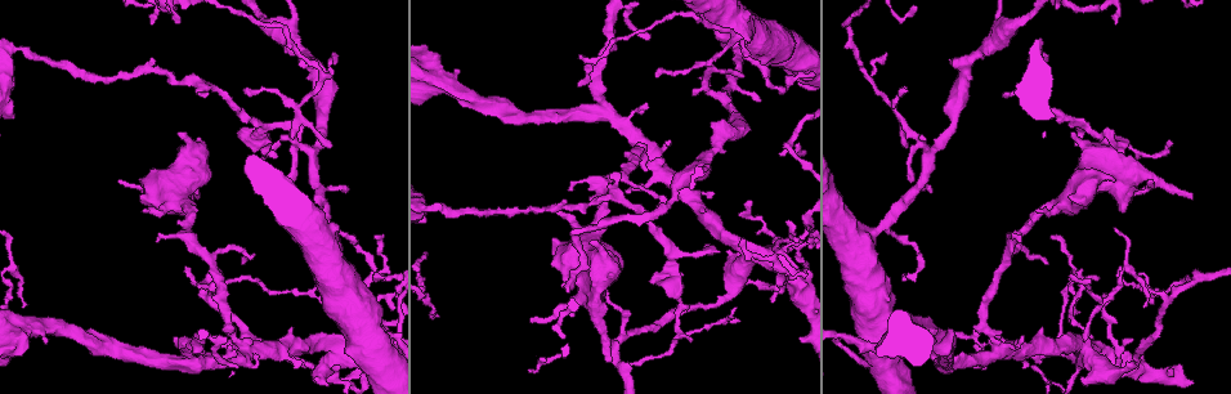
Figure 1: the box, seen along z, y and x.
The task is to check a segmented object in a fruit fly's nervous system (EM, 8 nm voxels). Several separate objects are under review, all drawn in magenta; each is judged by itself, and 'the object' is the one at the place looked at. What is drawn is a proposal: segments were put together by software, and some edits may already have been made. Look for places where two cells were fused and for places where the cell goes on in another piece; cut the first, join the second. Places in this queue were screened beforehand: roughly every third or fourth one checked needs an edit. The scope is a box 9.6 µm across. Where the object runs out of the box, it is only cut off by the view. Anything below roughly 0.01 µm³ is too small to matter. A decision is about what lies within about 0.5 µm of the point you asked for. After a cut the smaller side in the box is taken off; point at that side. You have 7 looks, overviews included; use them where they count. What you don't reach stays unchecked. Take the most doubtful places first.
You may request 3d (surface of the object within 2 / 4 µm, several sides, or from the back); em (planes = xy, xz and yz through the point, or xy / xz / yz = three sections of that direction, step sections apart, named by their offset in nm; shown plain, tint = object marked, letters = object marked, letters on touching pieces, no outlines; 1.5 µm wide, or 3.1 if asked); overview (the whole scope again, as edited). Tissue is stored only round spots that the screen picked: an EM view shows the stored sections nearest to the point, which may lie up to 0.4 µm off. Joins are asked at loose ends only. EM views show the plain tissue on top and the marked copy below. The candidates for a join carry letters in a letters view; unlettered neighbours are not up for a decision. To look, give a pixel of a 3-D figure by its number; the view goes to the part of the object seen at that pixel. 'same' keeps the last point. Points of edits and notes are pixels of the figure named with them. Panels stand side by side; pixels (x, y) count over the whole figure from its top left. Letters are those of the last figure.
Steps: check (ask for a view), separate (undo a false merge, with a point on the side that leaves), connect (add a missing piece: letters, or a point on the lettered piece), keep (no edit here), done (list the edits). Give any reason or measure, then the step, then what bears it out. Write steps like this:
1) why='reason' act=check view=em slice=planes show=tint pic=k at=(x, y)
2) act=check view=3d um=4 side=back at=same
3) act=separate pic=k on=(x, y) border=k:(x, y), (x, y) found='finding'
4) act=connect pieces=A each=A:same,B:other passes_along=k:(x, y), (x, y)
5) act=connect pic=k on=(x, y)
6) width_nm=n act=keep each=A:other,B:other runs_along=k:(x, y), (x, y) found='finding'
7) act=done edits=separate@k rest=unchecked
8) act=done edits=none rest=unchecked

why='branch stops here' act=check view=3d um=4 pic=1 at=(560, 286)

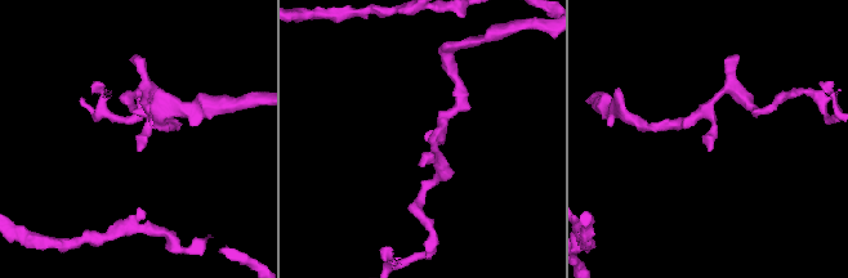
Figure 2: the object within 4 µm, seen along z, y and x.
act=check view=em slice=planes show=letters pic=2 at=(142, 147)

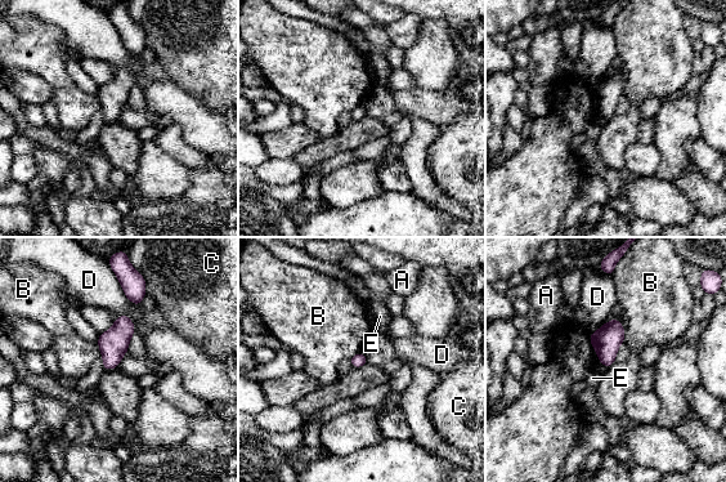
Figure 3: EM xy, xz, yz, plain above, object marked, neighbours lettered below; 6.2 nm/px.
act=keep each=A:other,B:other,C:other,D:other,E:other border=3:(588, 334), (590, 343), (599, 360) found='no lettered piece goes on from it'

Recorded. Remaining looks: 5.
why='branch stops here' act=check view=3d um=2 pic=1 at=(567, 190)

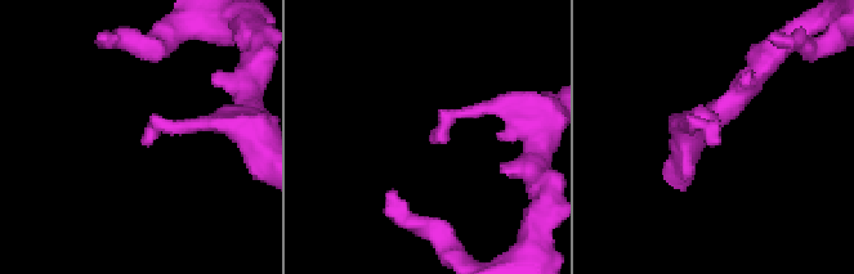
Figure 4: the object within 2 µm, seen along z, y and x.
act=check view=em slice=planes show=letters pic=4 at=(718, 139)

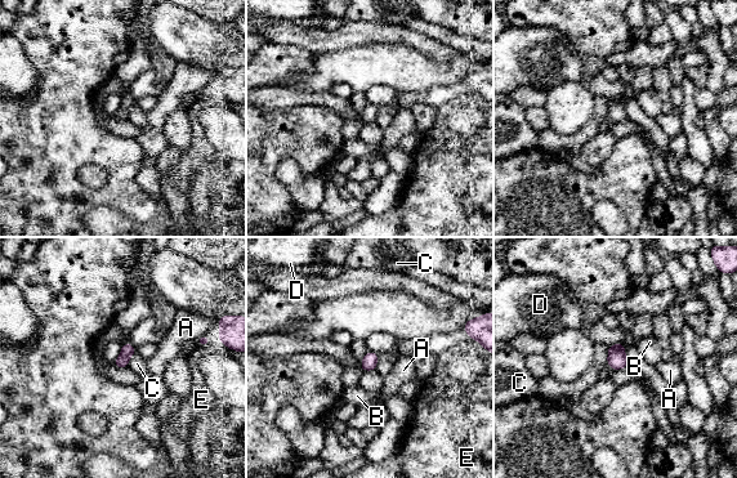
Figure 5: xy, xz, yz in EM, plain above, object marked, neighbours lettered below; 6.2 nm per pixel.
act=keep each=A:other,B:other,C:other,D:other,E:other found='none of them fits'

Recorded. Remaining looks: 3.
why='an open end' act=check view=em slice=planes show=letters pic=1 at=(202, 96)

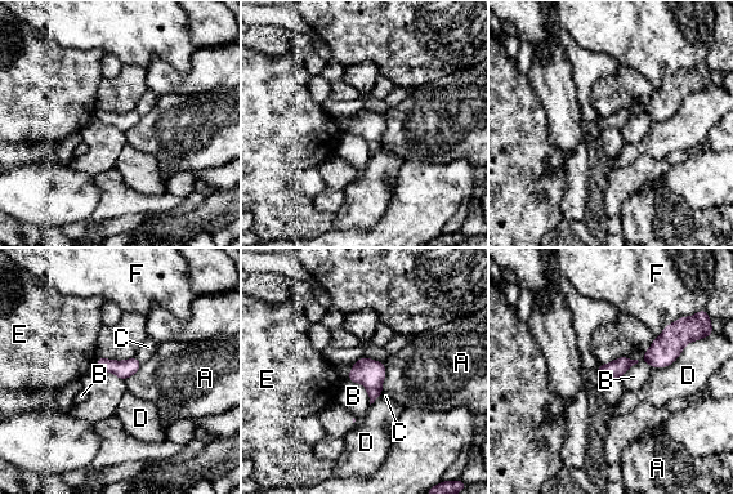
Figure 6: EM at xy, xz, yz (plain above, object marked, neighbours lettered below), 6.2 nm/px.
act=keep each=A:other,B:other,C:other,D:other,E:other,F:other found='none of them fits'

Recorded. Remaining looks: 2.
act=done edits=none rest=unchecked

